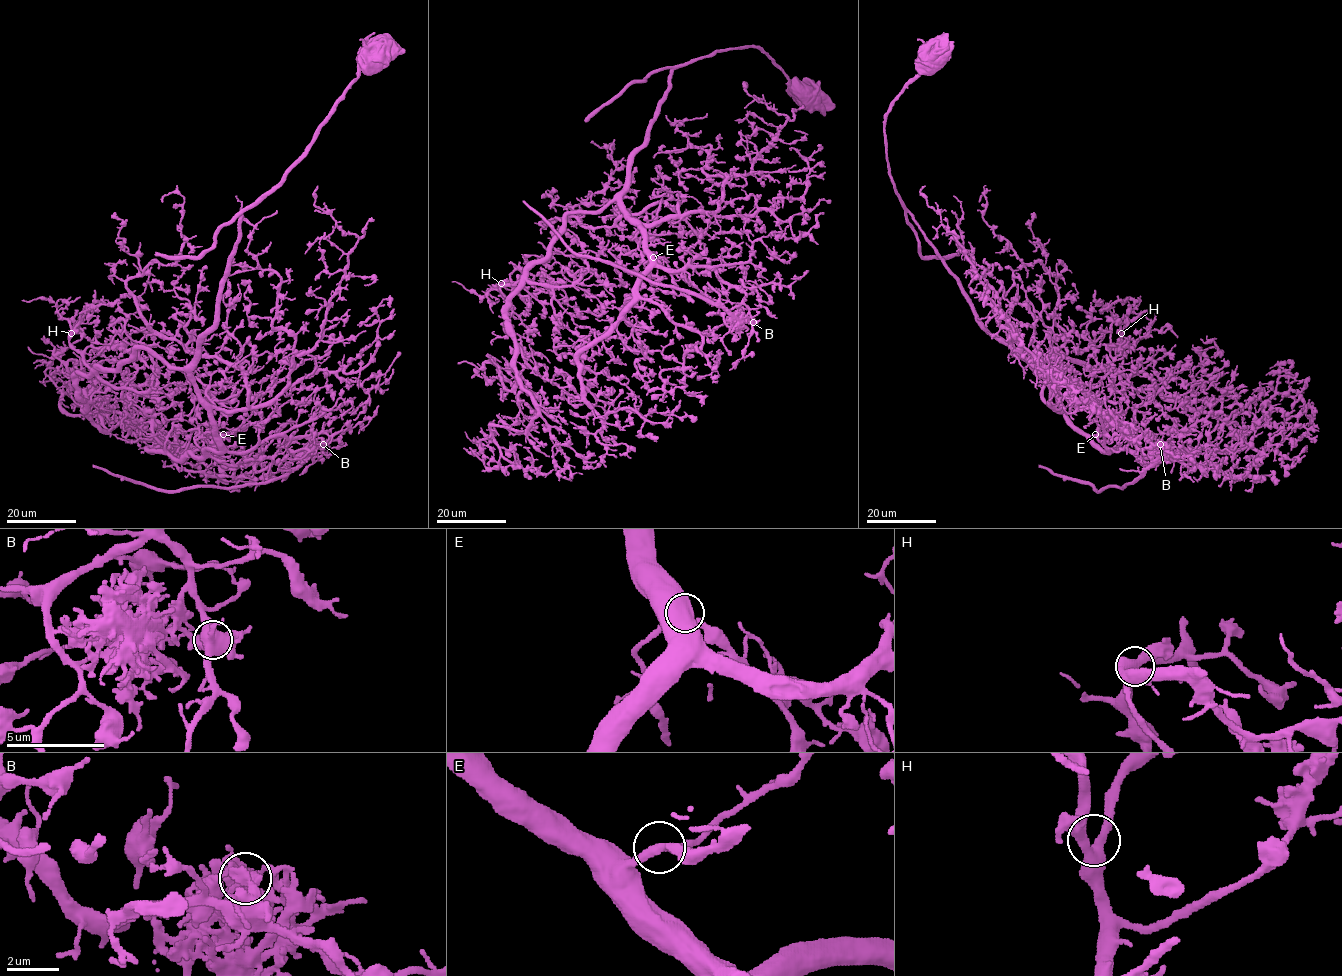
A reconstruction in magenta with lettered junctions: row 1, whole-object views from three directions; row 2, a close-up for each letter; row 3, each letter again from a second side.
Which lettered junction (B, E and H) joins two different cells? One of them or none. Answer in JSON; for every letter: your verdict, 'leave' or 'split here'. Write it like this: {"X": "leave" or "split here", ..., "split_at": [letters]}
{"B": "split here", "E": "leave", "H": "leave", "split_at": ["B"]}

